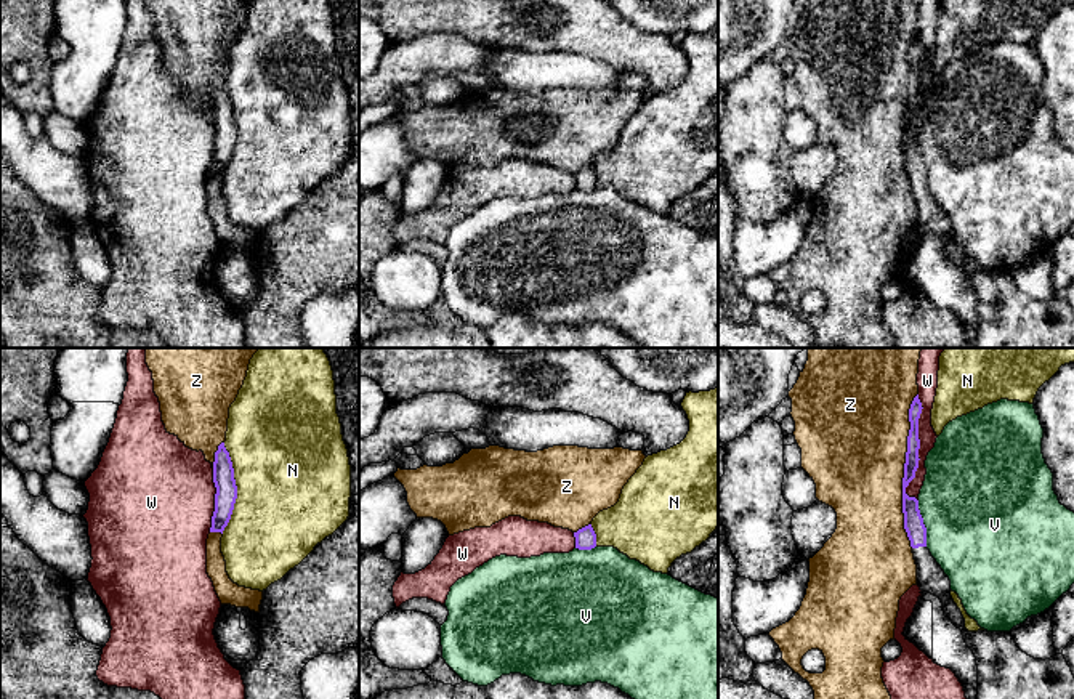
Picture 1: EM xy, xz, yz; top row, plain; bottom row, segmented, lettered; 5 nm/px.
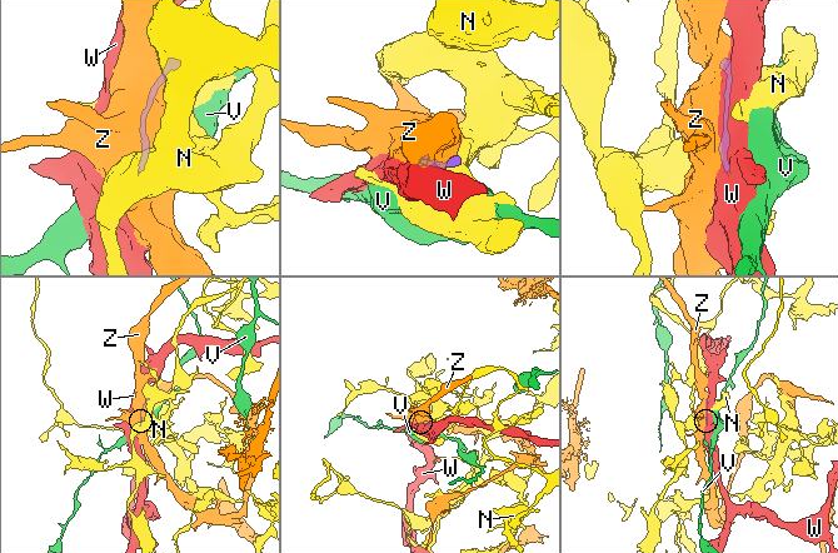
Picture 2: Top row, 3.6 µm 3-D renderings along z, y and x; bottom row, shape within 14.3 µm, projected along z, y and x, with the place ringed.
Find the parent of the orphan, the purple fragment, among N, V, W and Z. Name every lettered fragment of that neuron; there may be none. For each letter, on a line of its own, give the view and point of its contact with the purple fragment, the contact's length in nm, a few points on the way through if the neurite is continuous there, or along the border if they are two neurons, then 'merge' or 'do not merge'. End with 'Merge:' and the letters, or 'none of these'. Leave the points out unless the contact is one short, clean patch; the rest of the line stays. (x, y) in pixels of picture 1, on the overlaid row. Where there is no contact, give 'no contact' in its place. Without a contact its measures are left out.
N: xy (236, 488) | 460 nm | do not merge
V: yz (922, 523) | 240 nm | along yz (917, 501), (927, 545) | do not merge
W: yz (919, 448) | 550 nm | do not merge
Z: yz (904, 470) | 800 nm | do not merge
Merge: none of these

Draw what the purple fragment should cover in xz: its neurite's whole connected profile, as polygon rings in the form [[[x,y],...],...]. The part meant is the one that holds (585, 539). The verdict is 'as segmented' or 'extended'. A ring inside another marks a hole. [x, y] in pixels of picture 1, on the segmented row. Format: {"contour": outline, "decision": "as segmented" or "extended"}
{"contour": [[[592,524],[574,532],[574,537],[575,537],[575,548],[579,550],[592,550],[596,547],[596,534]]], "decision": "as segmented"}

